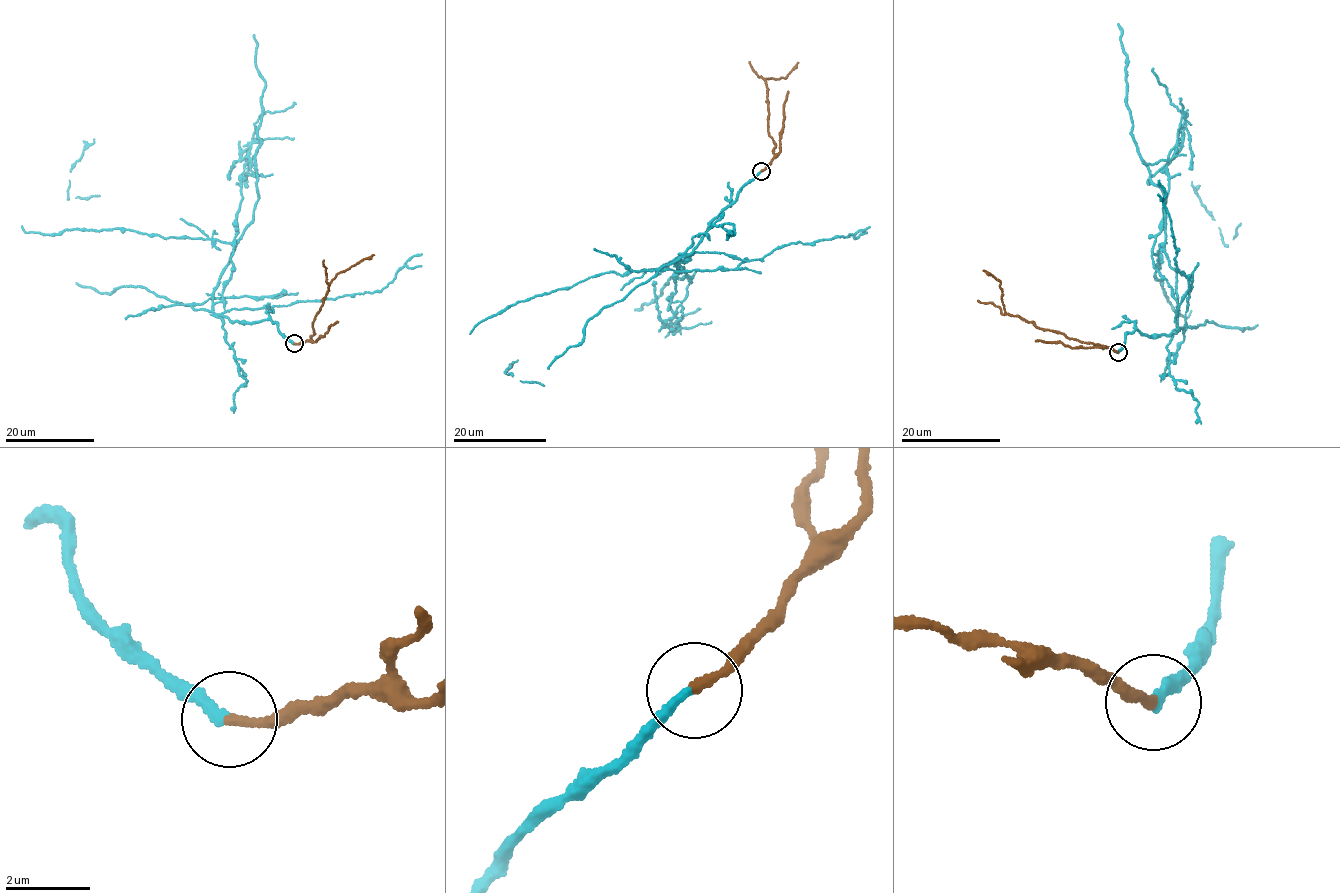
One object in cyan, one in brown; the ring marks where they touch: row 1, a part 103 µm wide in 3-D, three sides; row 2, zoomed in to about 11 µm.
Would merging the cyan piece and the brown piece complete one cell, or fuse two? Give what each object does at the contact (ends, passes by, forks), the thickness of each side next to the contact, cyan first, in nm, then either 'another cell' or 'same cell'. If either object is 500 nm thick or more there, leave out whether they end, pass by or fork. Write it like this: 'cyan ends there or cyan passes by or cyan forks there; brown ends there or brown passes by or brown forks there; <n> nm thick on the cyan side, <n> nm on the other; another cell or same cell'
cyan ends there; brown ends there; 240 nm thick on the cyan side, 220 nm on the other; another cell

